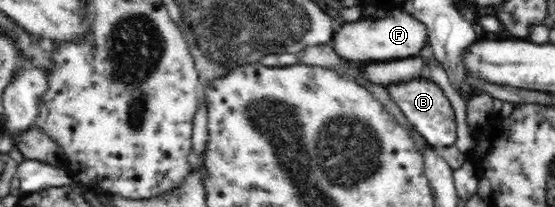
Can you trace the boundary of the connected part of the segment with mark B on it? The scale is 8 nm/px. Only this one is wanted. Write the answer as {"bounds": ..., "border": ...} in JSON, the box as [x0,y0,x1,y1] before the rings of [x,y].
{"bounds":[385,77,457,149],"border":[[[427,77],[412,79],[408,83],[390,83],[385,89],[428,145],[439,149],[455,144],[457,139],[455,110],[442,88],[434,81],[430,81]]]}

